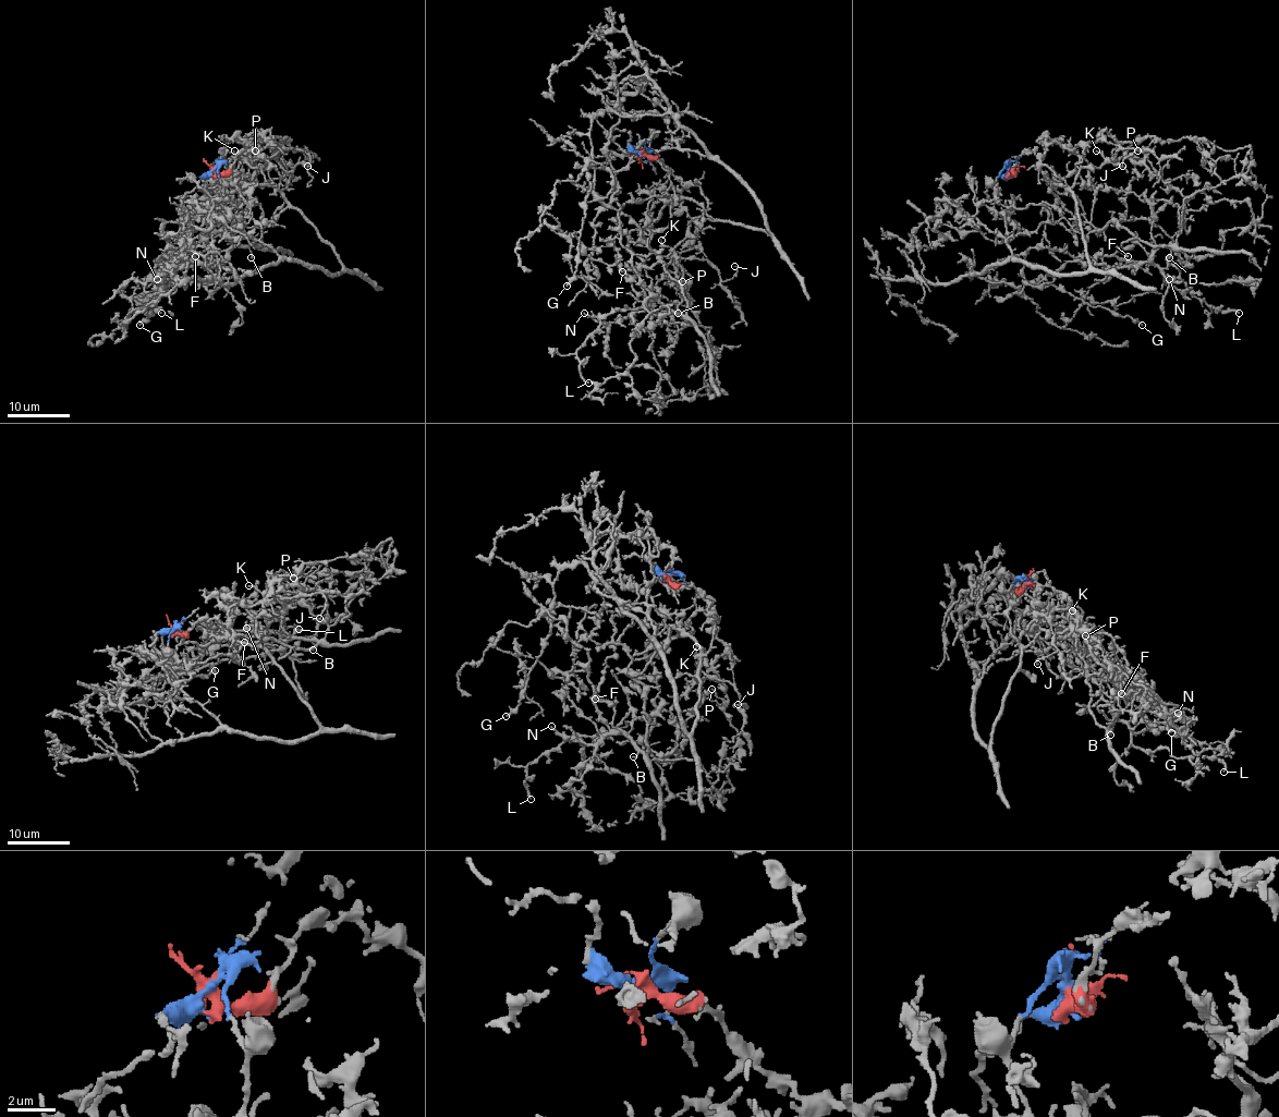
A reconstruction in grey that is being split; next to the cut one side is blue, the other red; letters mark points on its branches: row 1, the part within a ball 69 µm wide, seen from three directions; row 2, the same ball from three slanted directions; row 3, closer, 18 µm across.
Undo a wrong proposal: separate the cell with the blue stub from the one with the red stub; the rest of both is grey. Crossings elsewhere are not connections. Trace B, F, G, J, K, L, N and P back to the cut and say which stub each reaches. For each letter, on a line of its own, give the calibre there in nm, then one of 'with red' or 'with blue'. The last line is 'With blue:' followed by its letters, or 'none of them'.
B: 130 nm | with blue
F: 200 nm | with red
G: 180 nm | with red
J: 100 nm | with red
K: 90 nm | with red
L: 160 nm | with blue
N: 130 nm | with blue
P: 120 nm | with red
With blue: B, L, N

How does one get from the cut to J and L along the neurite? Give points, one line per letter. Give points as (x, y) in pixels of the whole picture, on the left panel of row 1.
J: (215, 168), (224, 172), (239, 154), (254, 153), (281, 175), (275, 186), (247, 160), (301, 149), (307, 167)
L: (215, 168), (222, 206), (247, 204), (236, 238), (222, 230), (260, 245), (173, 278), (150, 303), (161, 313)

